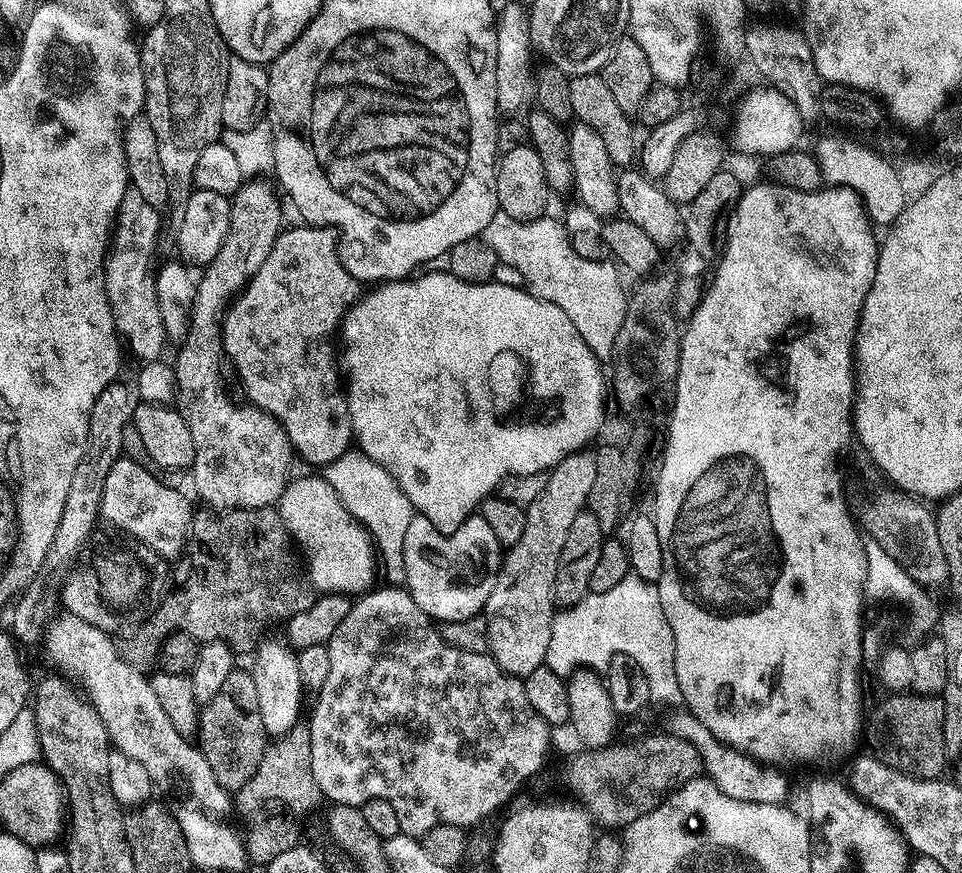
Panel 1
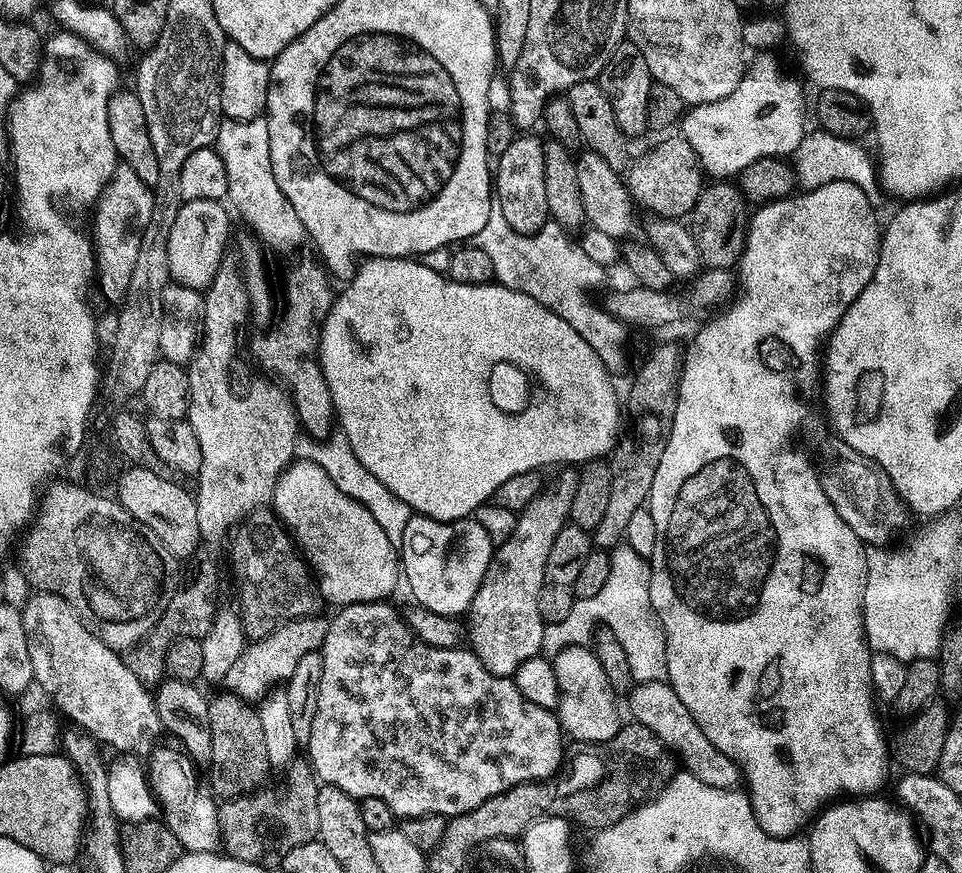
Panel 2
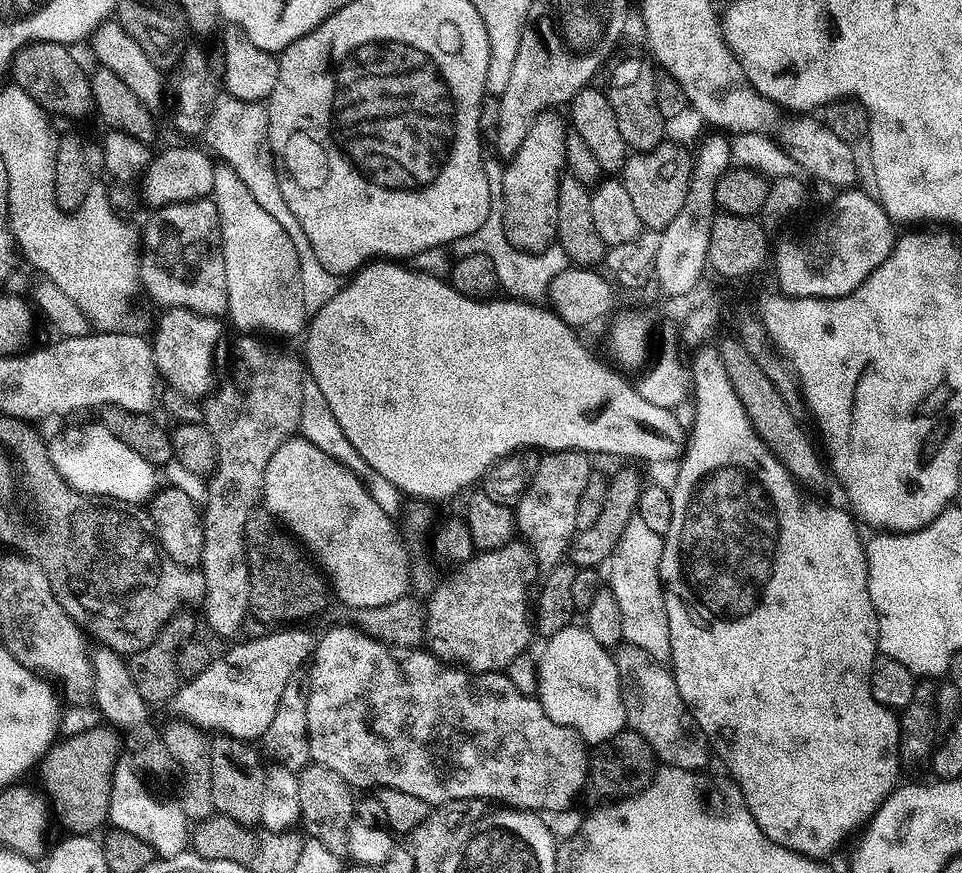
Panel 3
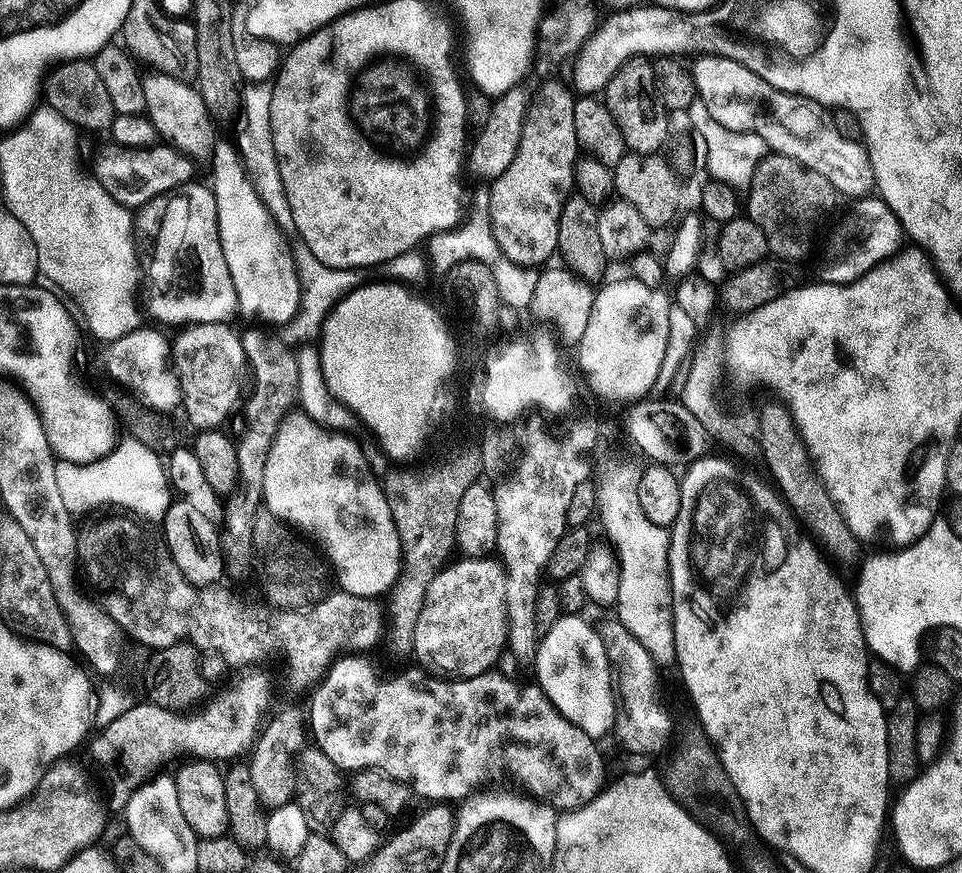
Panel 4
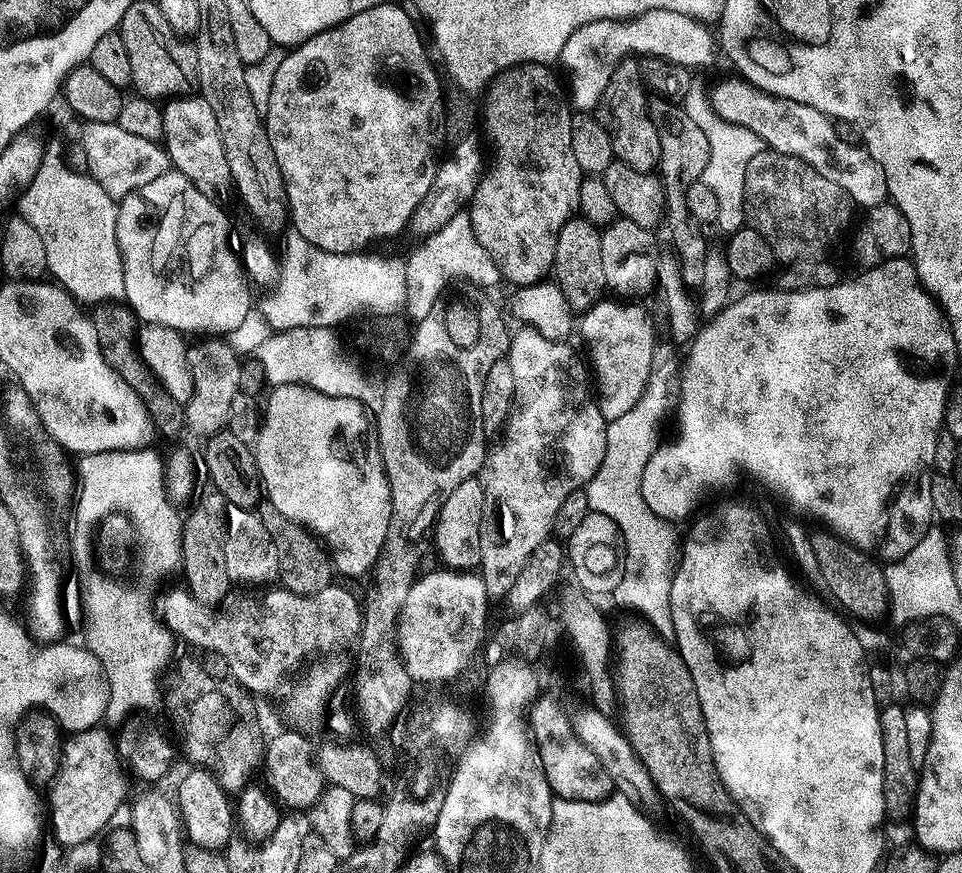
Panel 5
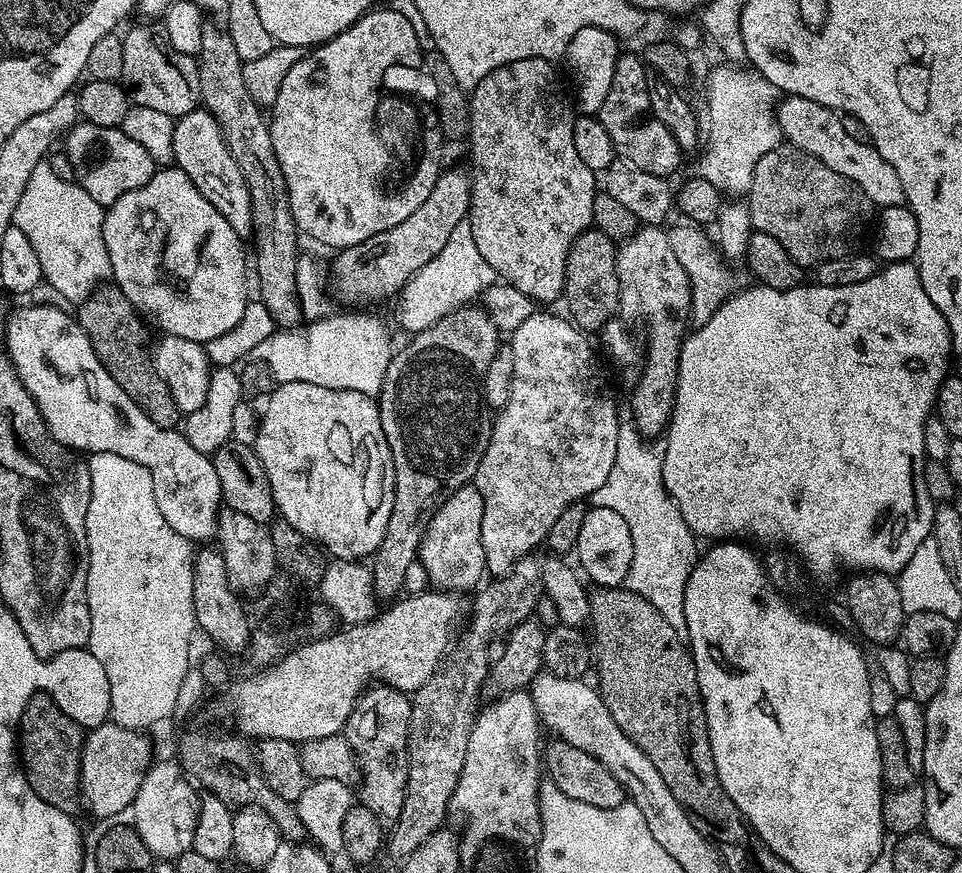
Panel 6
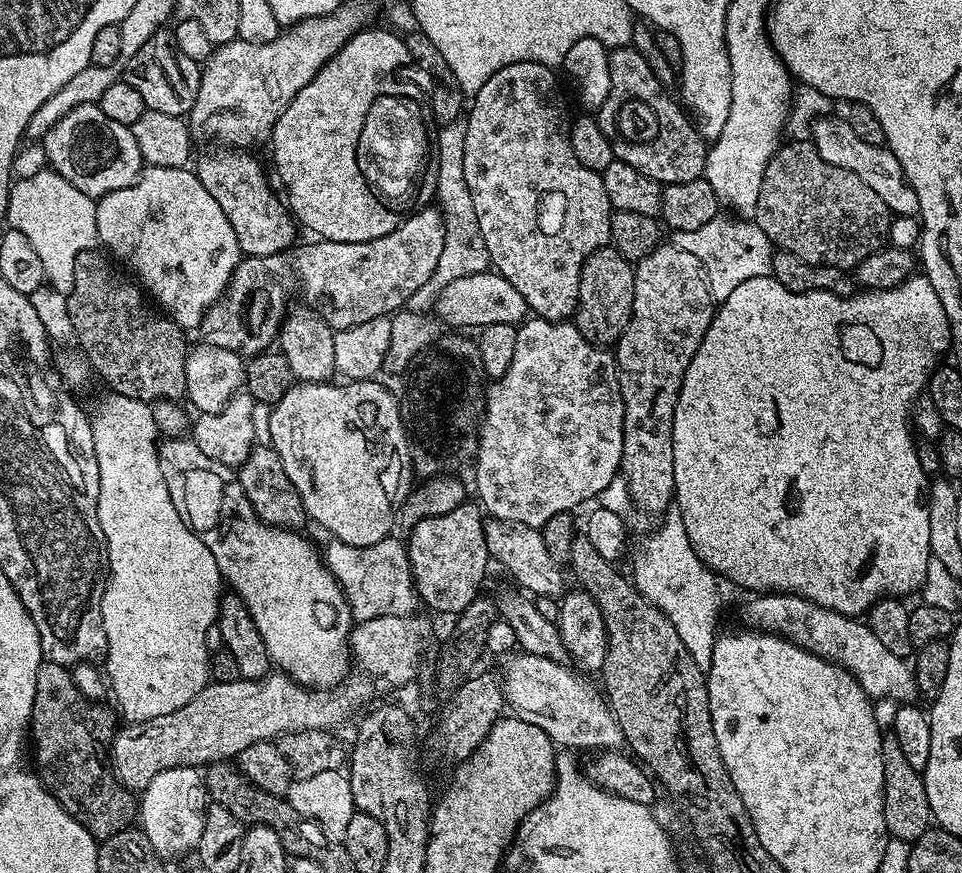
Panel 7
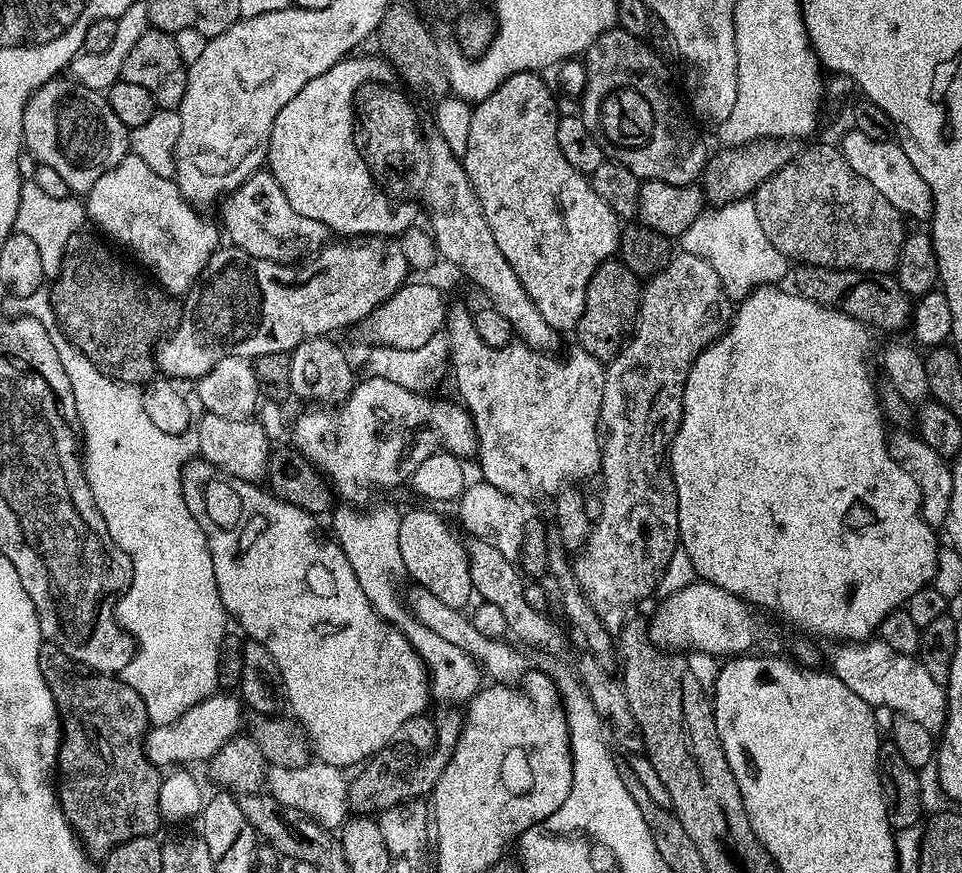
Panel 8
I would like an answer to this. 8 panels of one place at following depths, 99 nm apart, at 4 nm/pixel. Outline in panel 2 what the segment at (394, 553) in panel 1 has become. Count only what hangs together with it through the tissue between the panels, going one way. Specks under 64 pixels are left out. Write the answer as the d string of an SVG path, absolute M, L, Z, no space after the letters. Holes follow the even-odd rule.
M336 430L327 438L313 440L316 441L309 446L308 452L306 452L307 459L322 466L322 470L326 470L326 474L330 474L330 482L334 482L334 486L338 486L344 494L354 498L362 506L366 506L366 510L370 510L370 514L374 514L374 522L378 522L378 526L382 526L386 538L390 538L392 544L400 546L407 523L414 515L412 508L406 506L406 502L402 502L402 498L398 498L393 492L386 490L386 486L382 486L382 482L378 482L378 478L374 478L374 474L370 474L370 470L366 470L366 466L362 466L362 462L358 462L358 454L354 454L354 450L343 432Z

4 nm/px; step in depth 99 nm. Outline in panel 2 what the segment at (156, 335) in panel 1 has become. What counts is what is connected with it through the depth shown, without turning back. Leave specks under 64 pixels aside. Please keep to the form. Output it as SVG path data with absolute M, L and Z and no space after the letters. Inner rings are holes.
M117 163L110 182L100 191L95 201L96 236L94 250L98 263L98 284L100 292L108 300L119 301L130 286L130 274L134 274L134 261L138 259L143 234L151 224L155 198L153 189L142 180L131 165Z

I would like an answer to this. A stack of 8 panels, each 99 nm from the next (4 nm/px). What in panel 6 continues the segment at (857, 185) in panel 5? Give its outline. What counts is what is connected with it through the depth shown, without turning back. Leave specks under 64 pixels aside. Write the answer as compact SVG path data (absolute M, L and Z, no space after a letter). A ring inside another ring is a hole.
M785 95L783 99L780 109L777 107L774 115L783 139L791 147L802 149L806 154L818 158L818 162L830 166L830 170L842 174L842 178L857 184L864 191L864 197L873 205L889 208L905 203L898 170L894 170L894 166L890 166L890 162L886 162L886 158L882 158L882 154L878 154L878 150L867 139L859 140L851 136L843 124L845 121L841 113L818 102L810 102L810 98Z

